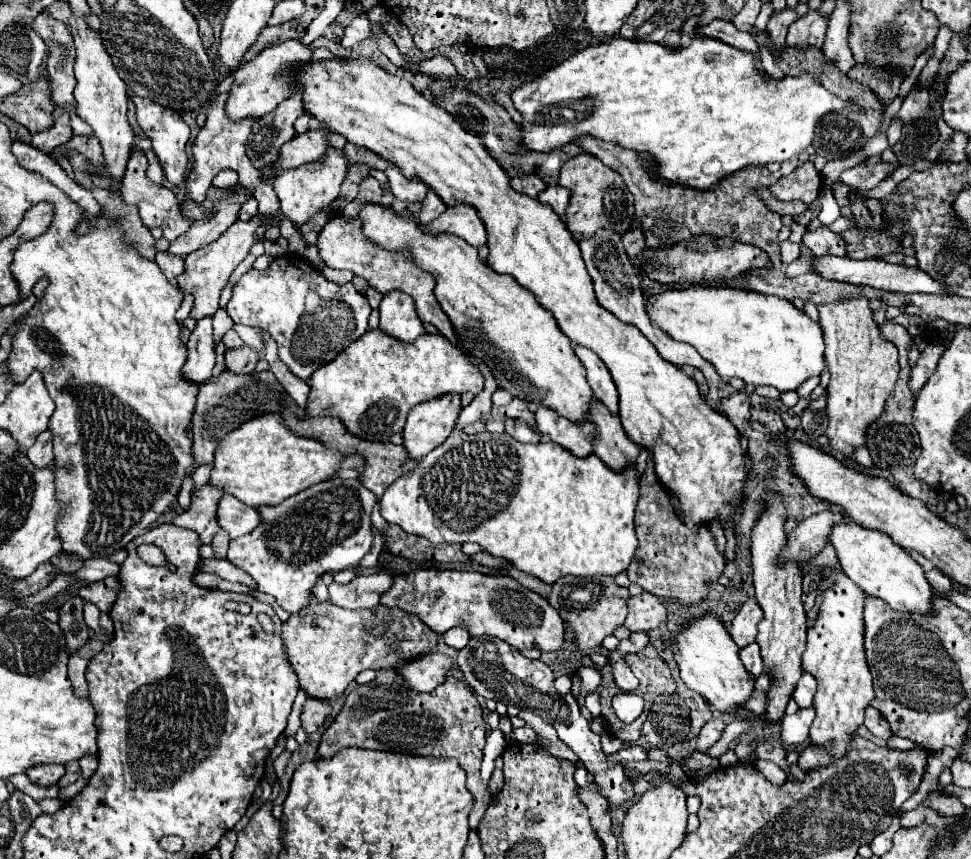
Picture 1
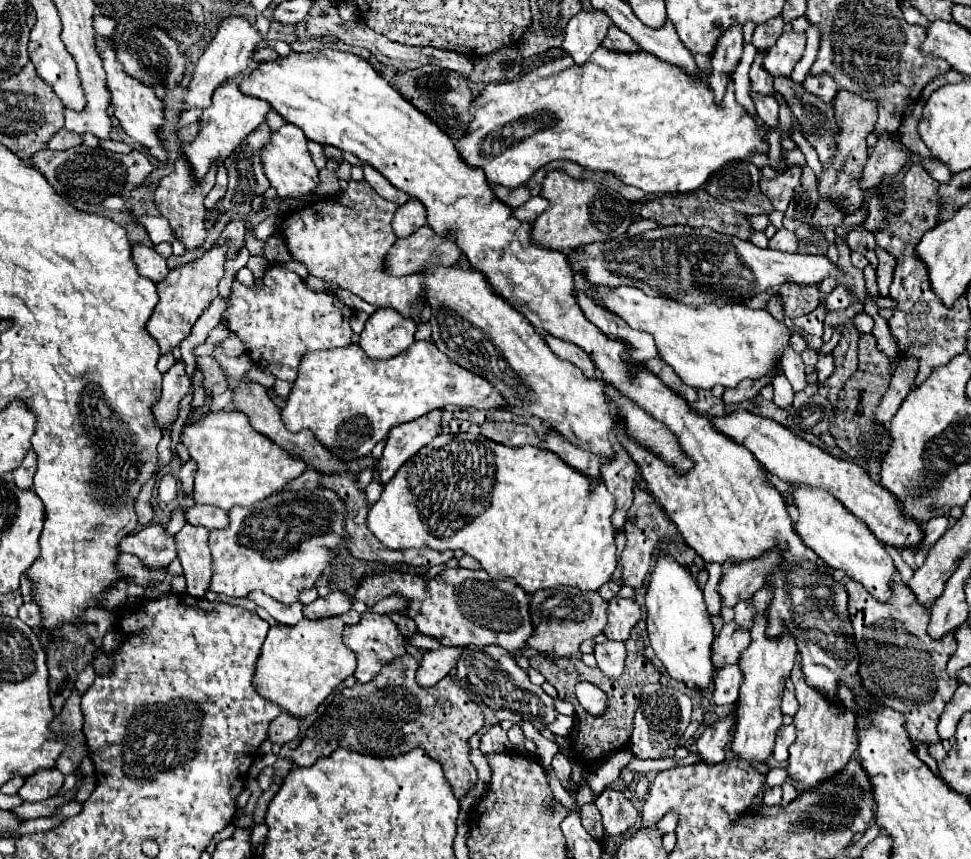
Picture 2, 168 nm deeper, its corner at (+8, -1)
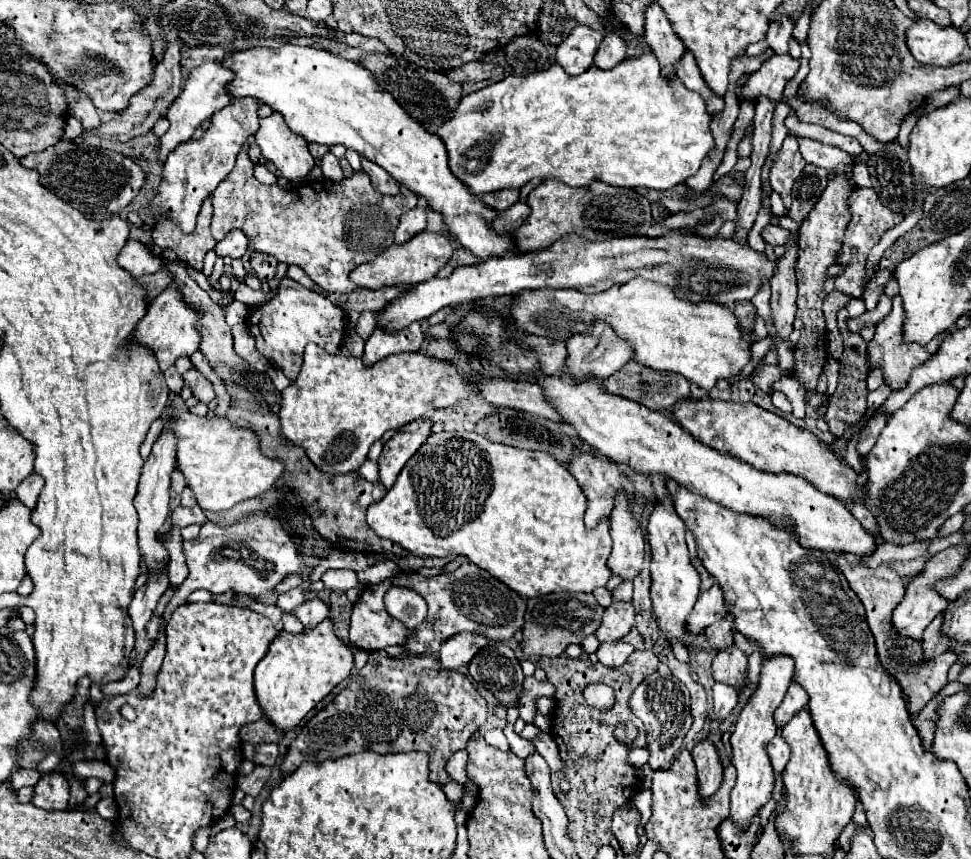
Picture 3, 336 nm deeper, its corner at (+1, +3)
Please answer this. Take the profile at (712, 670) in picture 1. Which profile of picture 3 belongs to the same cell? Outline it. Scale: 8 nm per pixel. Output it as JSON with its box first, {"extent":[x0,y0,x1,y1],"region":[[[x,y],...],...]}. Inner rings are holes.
{"extent":[648,495,700,643],"region":[[[664,495],[662,499],[656,501],[650,519],[648,519],[648,541],[652,549],[652,563],[650,563],[650,573],[652,573],[652,609],[654,609],[654,619],[660,627],[662,633],[672,635],[680,641],[694,643],[696,639],[688,633],[684,621],[692,613],[692,607],[698,599],[700,593],[700,575],[696,569],[690,565],[690,555],[688,547],[684,541],[684,523],[680,517],[676,517],[676,511],[672,507],[672,497]]]}

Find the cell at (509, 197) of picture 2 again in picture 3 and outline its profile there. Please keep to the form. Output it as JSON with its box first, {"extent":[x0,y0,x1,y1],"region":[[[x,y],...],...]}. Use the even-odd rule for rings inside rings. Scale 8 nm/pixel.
{"extent":[480,189,518,211],"region":[[[504,189],[500,193],[488,193],[484,197],[480,197],[484,205],[488,205],[490,209],[496,211],[504,211],[508,207],[512,207],[518,201],[518,191],[516,189]]]}

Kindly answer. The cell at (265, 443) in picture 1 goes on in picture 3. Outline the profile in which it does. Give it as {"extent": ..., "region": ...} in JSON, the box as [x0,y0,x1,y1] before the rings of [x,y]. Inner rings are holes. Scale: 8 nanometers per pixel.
{"extent":[164,411,284,511],"region":[[[174,411],[164,423],[166,431],[176,435],[176,469],[184,475],[186,485],[194,491],[204,511],[226,511],[240,501],[252,499],[268,491],[284,467],[264,457],[256,445],[256,437],[248,429],[236,429],[220,417],[198,417],[190,411]]]}

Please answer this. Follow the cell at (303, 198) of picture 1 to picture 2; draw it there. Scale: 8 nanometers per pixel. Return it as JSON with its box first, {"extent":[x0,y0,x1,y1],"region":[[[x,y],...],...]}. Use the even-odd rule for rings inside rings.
{"extent":[261,123,319,199],"region":[[[287,123],[279,131],[273,131],[273,137],[269,145],[265,145],[265,153],[261,155],[265,165],[265,175],[271,181],[271,187],[277,191],[279,199],[291,199],[291,197],[305,197],[319,185],[319,169],[315,167],[309,149],[307,149],[307,137],[301,129]]]}

